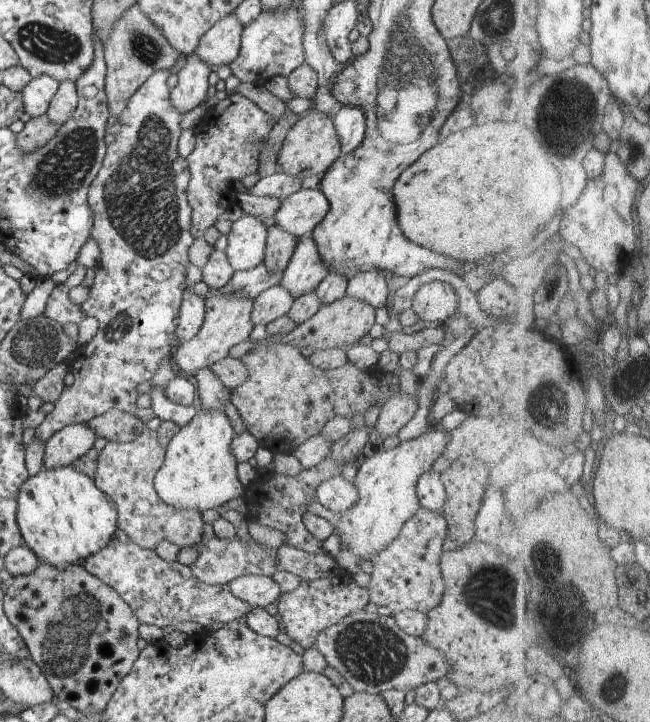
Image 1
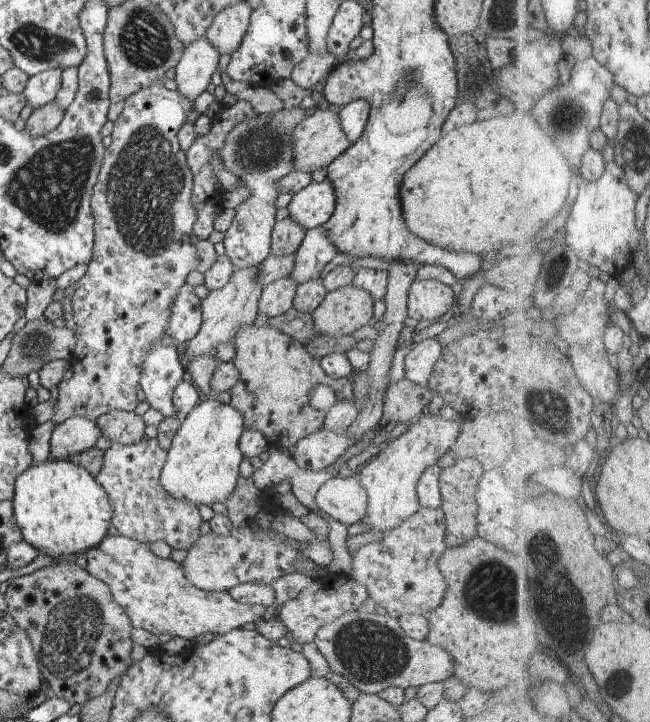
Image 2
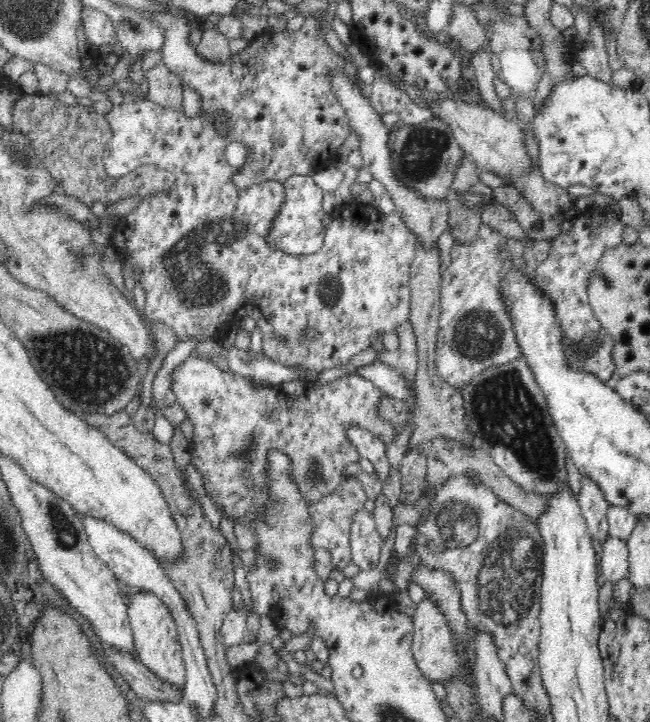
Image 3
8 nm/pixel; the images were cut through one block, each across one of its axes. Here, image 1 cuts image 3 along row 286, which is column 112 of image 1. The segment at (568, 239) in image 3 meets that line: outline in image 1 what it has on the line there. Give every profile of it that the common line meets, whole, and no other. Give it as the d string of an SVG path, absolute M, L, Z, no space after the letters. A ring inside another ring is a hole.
M113 537L105 548L88 556L85 570L96 576L130 606L139 625L154 625L164 629L182 622L198 623L203 628L218 622L246 620L253 607L232 595L228 585L208 585L195 579L188 566L178 561L162 560L154 549L144 549L131 541L120 542Z

